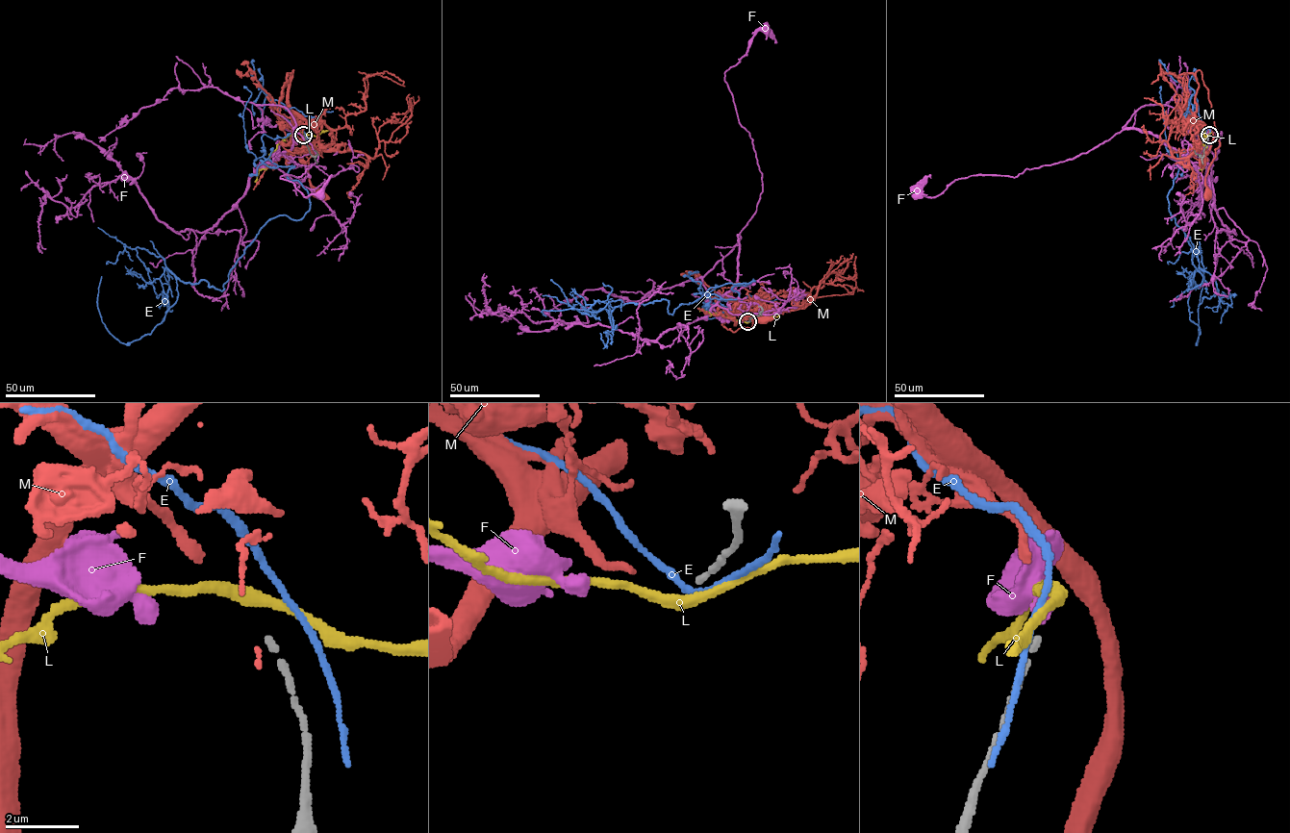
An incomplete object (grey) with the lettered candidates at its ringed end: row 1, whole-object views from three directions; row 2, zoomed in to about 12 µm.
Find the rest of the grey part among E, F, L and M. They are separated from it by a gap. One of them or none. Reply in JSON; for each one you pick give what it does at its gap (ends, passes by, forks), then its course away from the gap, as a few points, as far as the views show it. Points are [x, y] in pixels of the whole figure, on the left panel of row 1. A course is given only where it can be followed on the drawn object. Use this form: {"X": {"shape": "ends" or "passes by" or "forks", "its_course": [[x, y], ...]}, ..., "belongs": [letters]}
{"belongs": []}

